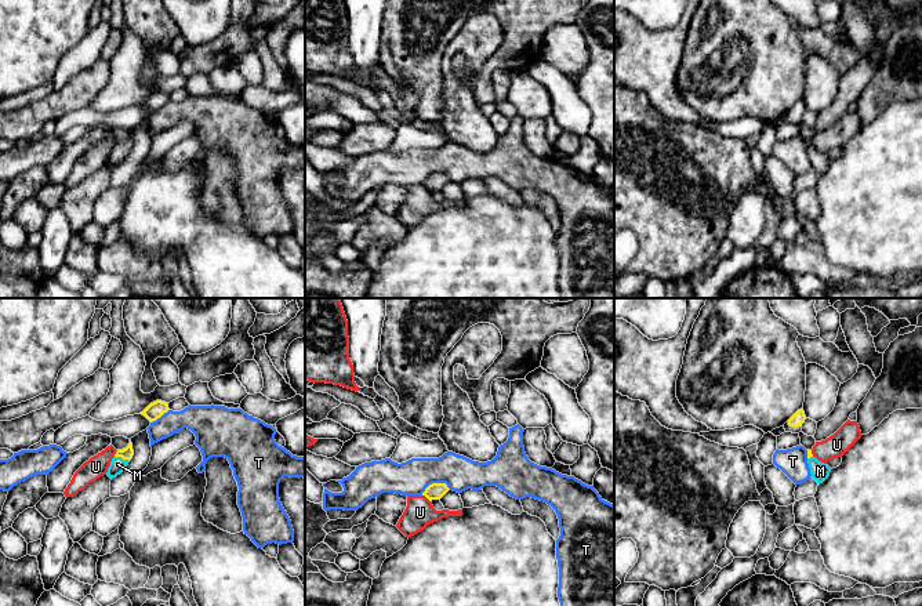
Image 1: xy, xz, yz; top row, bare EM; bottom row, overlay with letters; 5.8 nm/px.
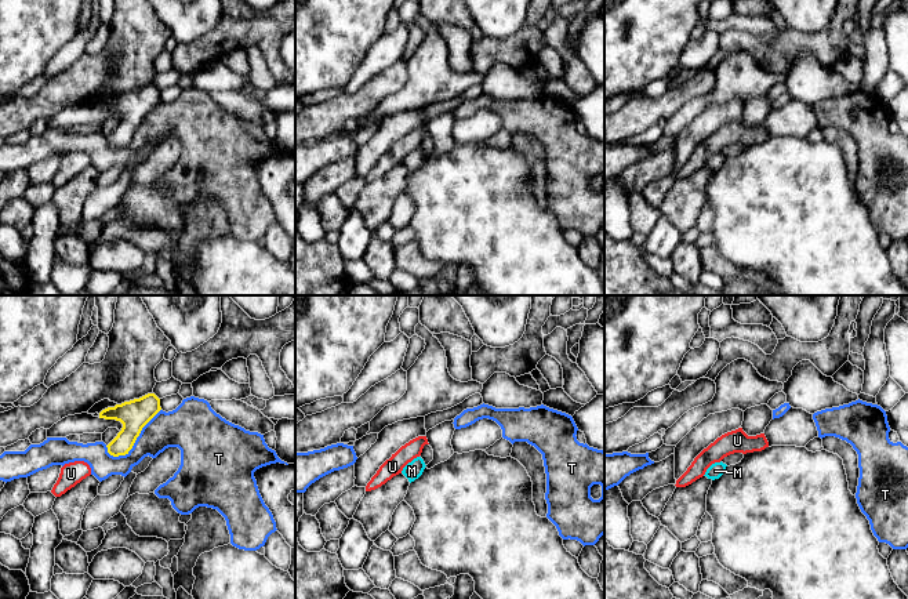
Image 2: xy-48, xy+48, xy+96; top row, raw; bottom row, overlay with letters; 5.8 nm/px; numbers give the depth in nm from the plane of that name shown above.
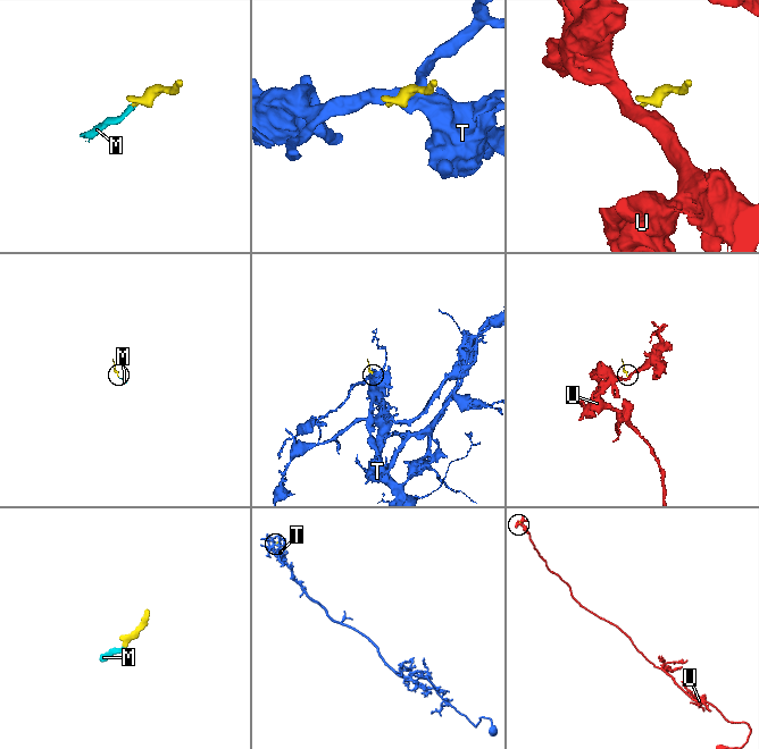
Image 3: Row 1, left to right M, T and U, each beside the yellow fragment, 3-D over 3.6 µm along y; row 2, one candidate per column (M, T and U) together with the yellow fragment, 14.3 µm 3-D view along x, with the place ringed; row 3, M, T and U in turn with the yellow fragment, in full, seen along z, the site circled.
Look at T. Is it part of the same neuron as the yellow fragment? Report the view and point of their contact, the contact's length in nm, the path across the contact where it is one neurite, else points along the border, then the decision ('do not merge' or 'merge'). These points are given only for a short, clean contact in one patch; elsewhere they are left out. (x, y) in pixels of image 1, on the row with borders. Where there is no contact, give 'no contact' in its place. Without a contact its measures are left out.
contact xz (435, 483); length 180 nm; border xz (450, 489), (445, 483), (431, 483), (421, 494); do not merge

